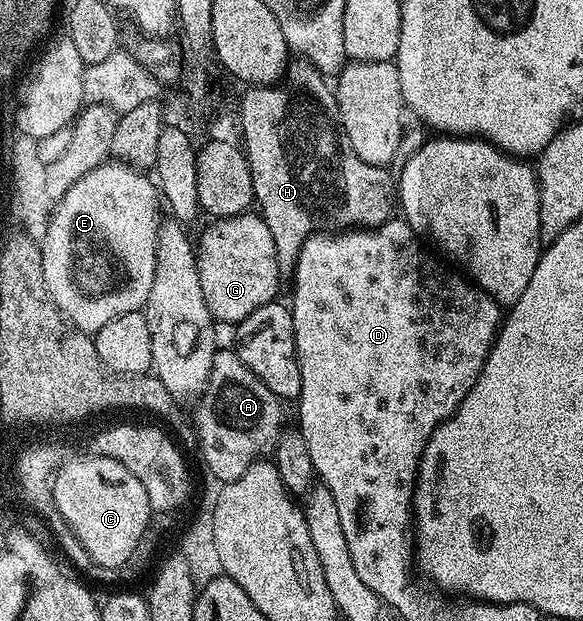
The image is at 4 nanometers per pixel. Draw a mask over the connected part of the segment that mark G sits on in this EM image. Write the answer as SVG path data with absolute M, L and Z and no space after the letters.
M256 213L212 219L209 224L196 247L202 297L206 297L206 305L217 324L235 325L250 317L254 309L262 309L262 305L277 298L282 272L274 249L274 237L270 237L266 221Z

